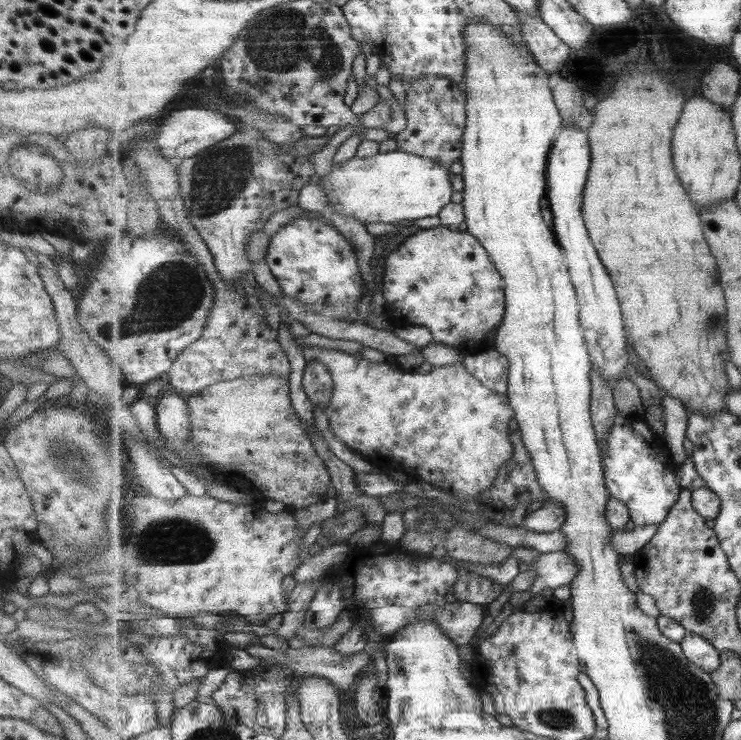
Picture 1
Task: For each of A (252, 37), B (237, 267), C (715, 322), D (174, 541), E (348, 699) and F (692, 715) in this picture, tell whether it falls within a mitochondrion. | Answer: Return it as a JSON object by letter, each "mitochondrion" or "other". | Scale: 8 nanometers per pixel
{"A":"mitochondrion","B":"other","C":"mitochondrion","D":"mitochondrion","E":"other","F":"mitochondrion"}

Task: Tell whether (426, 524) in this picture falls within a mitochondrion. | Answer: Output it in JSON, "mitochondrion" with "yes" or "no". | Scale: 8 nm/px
{"mitochondrion":"yes"}

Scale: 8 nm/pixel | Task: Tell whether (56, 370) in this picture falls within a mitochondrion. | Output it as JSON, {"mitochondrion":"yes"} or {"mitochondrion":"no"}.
{"mitochondrion":"no"}

